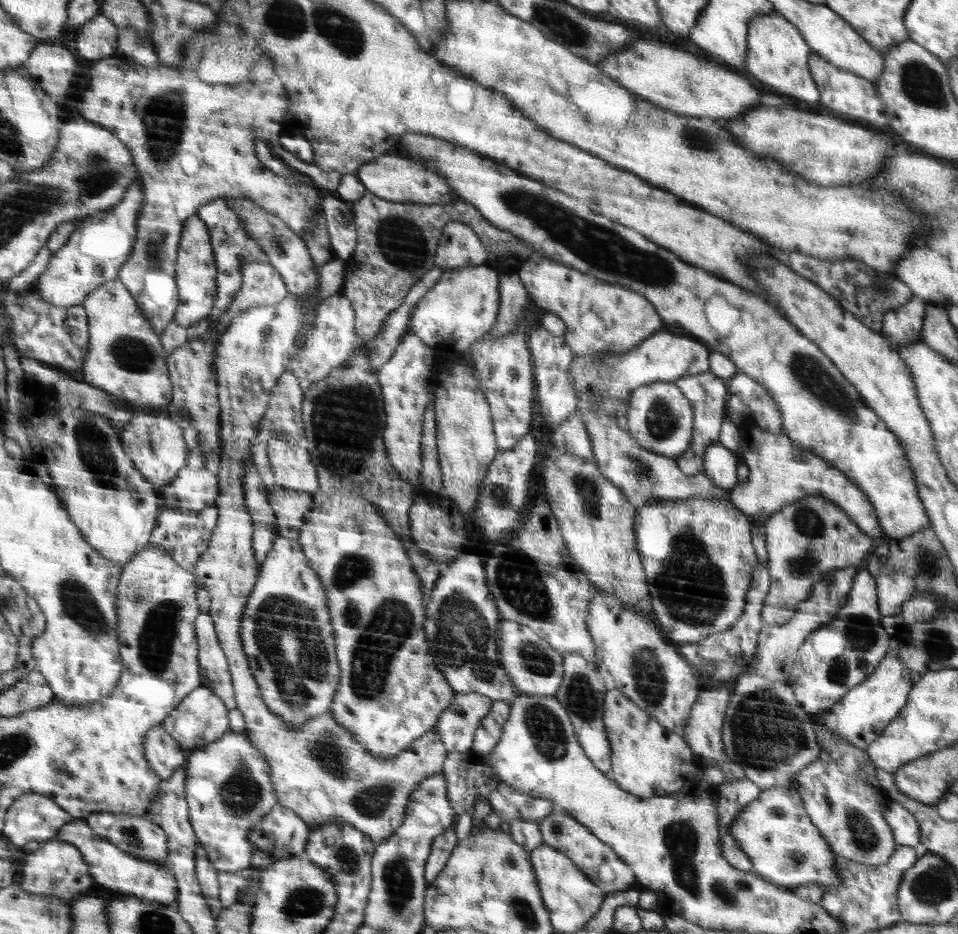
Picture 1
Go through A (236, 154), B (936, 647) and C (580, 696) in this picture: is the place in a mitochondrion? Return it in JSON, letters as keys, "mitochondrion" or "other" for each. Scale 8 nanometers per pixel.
{"A":"other","B":"mitochondrion","C":"mitochondrion"}

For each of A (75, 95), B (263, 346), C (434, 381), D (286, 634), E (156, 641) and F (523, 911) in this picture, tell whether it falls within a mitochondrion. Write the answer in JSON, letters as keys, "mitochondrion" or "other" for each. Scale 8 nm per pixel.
{"A":"other","B":"mitochondrion","C":"other","D":"mitochondrion","E":"mitochondrion","F":"mitochondrion"}

